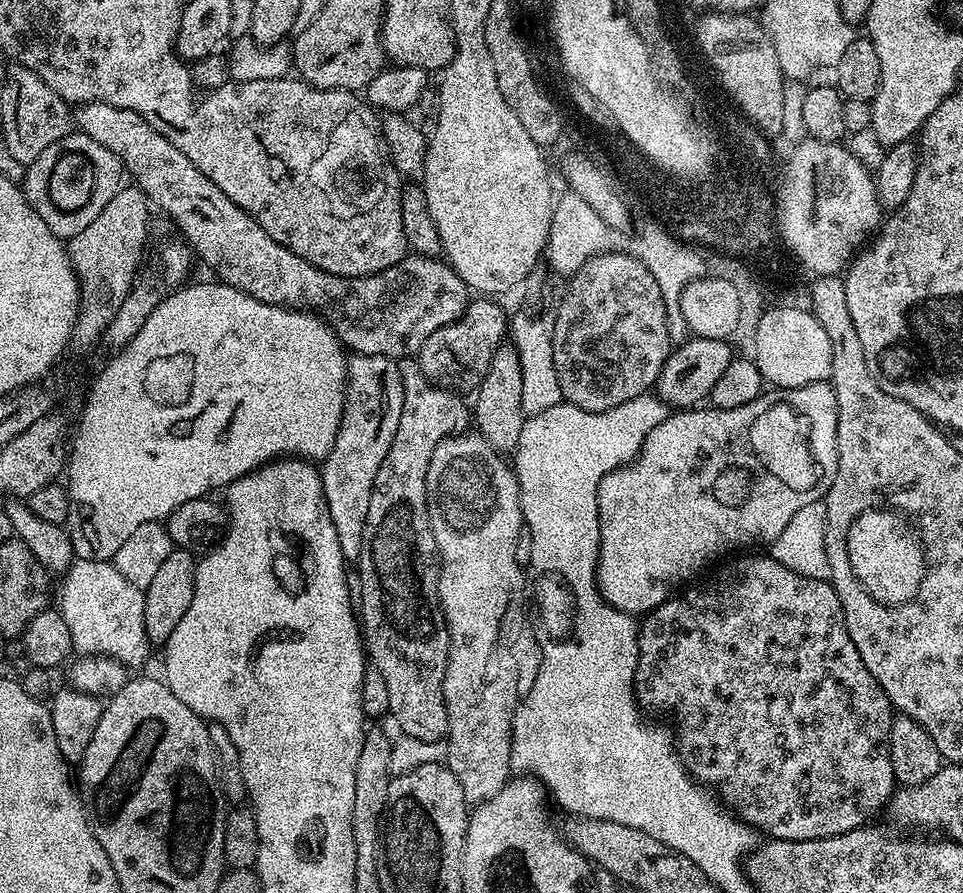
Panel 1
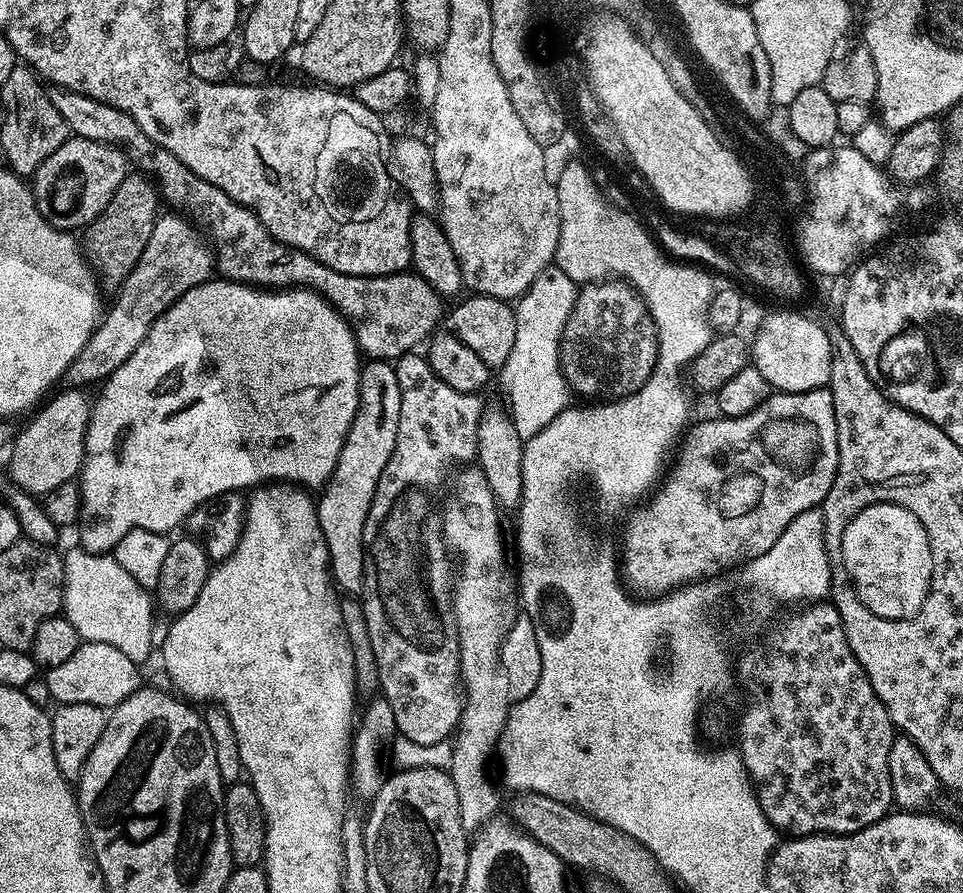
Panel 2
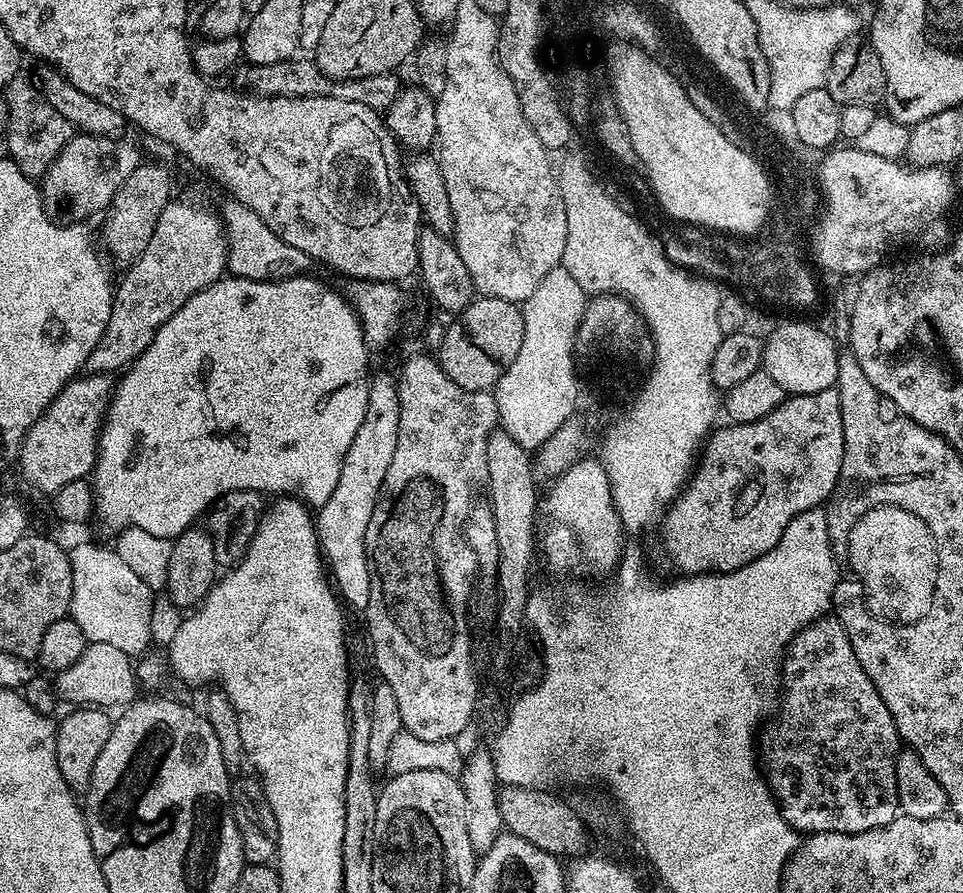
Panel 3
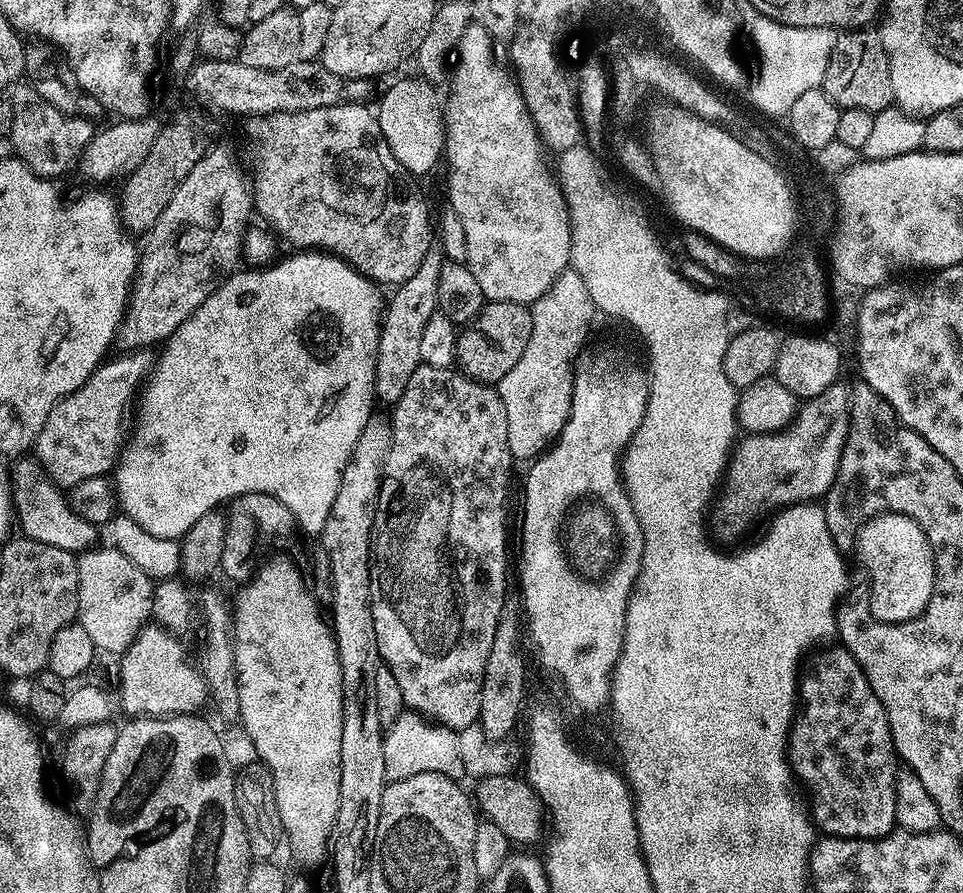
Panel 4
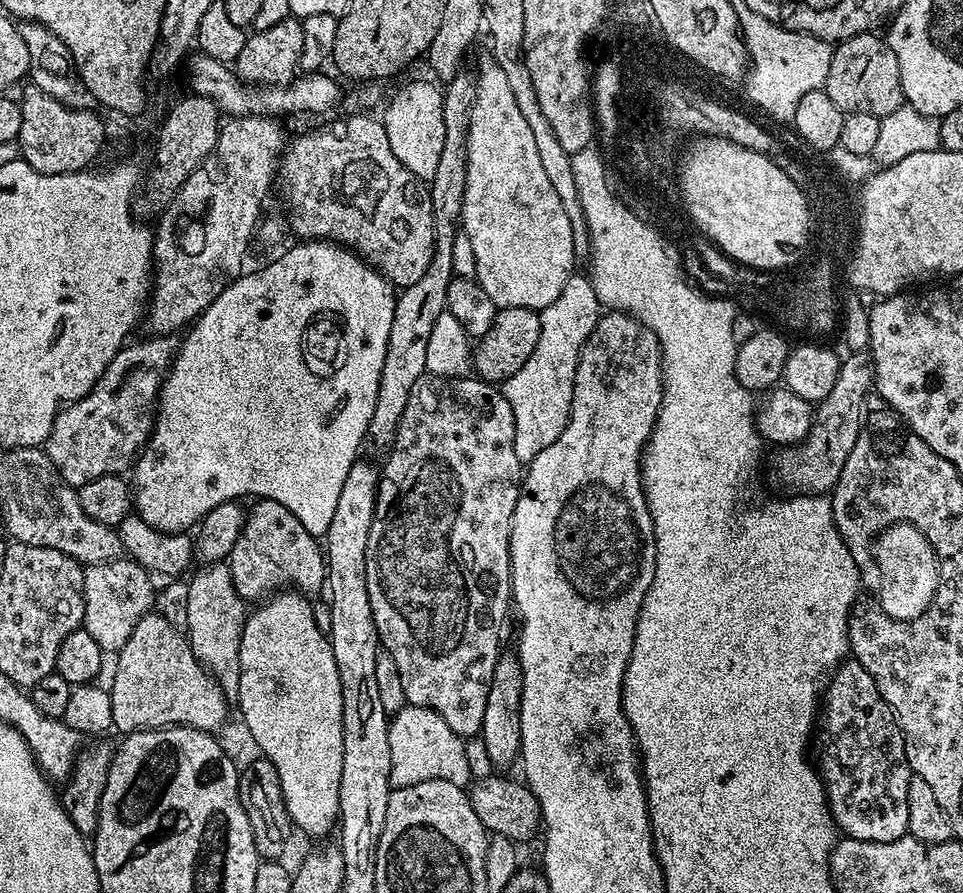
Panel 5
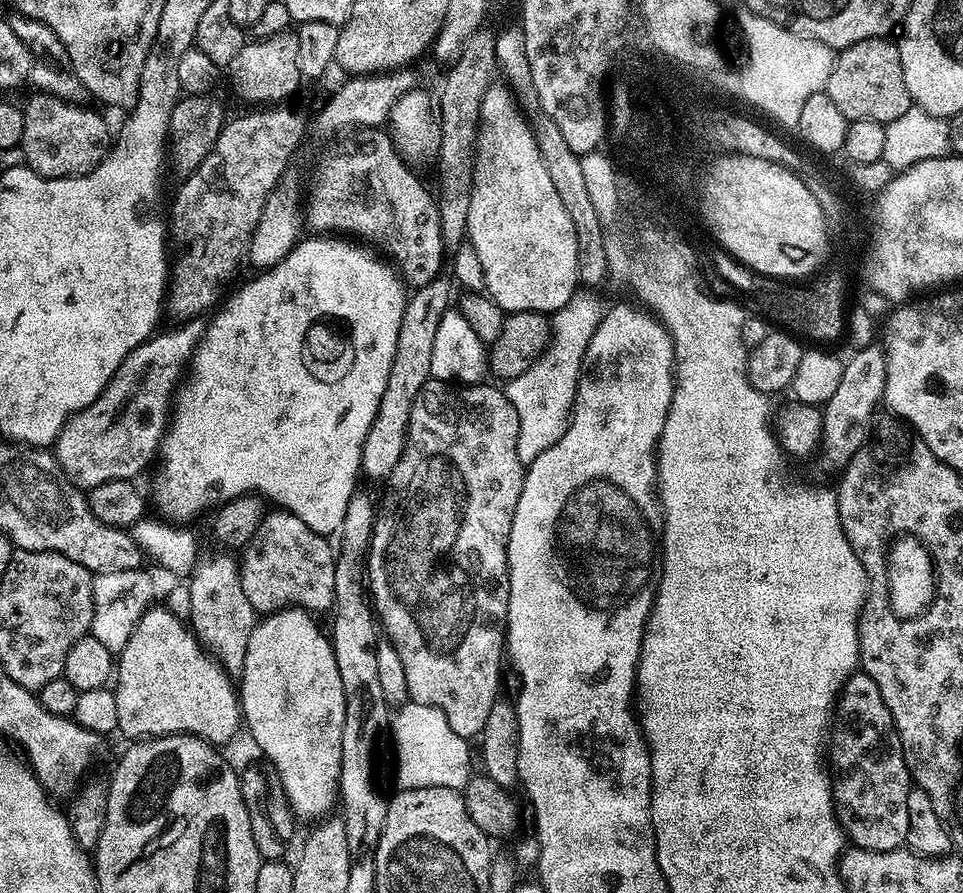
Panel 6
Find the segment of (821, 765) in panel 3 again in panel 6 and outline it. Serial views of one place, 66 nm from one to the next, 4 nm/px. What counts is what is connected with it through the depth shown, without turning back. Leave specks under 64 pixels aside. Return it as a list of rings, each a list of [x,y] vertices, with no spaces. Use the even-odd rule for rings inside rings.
[[[863,670],[853,672],[852,677],[844,683],[844,691],[838,701],[838,712],[848,719],[841,722],[840,729],[838,724],[834,732],[834,743],[830,748],[831,755],[832,752],[836,755],[834,799],[841,827],[855,847],[865,848],[871,852],[889,852],[907,841],[910,818],[906,815],[906,798],[914,787],[900,735],[894,726],[894,718],[886,702],[882,702],[882,693],[878,686],[874,686],[874,678],[870,678]]]

